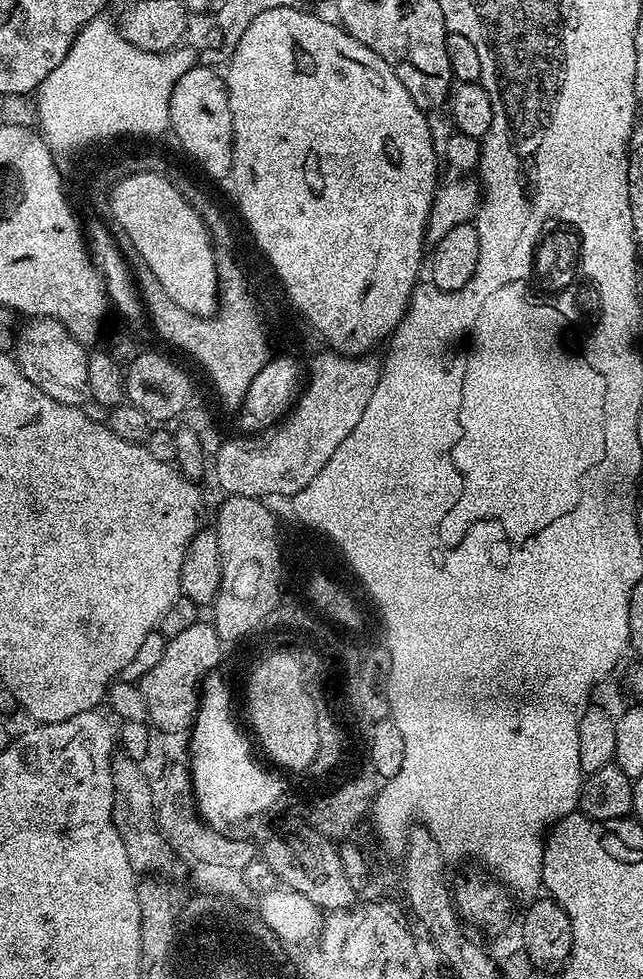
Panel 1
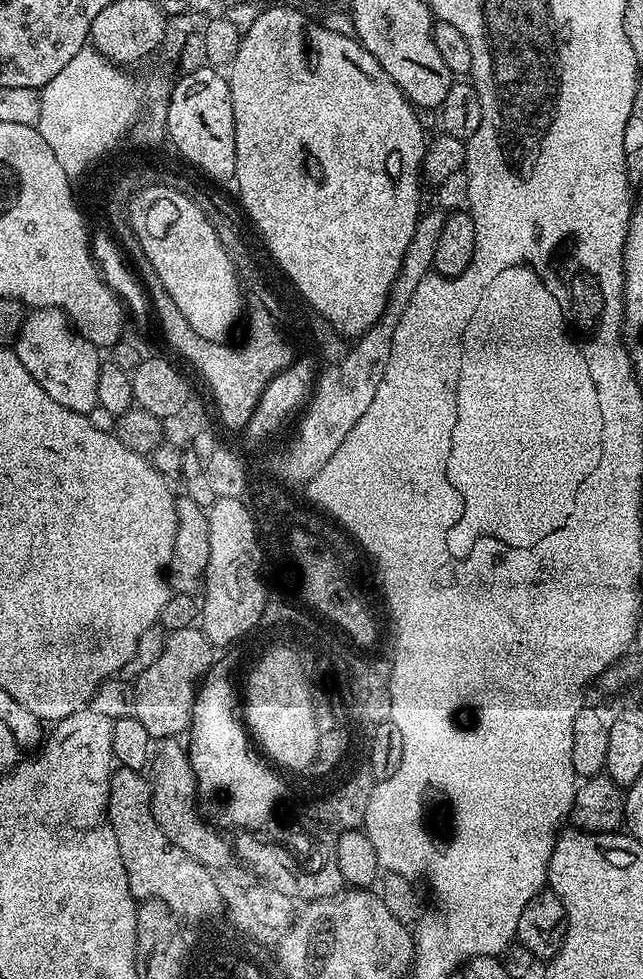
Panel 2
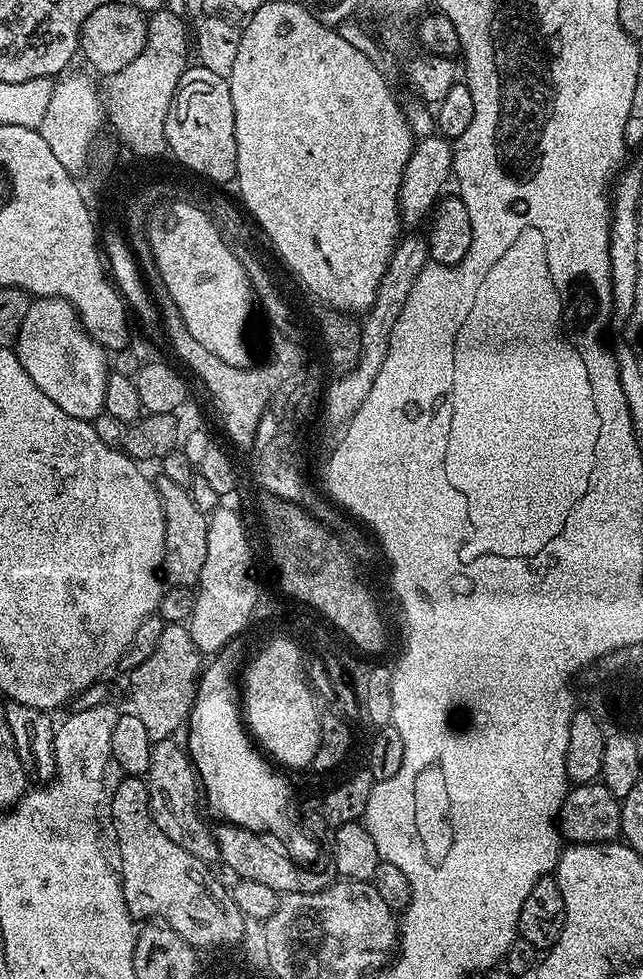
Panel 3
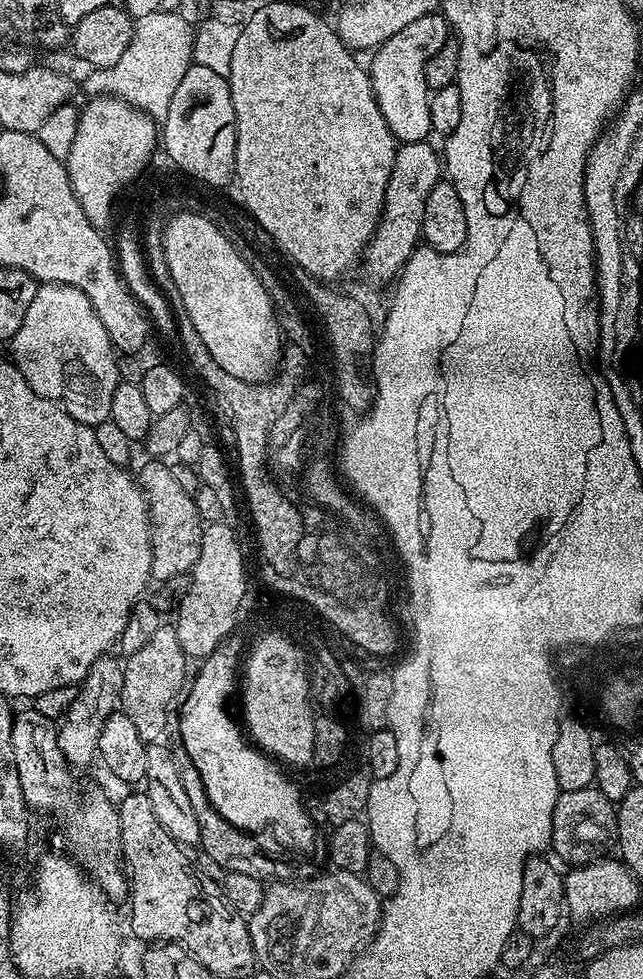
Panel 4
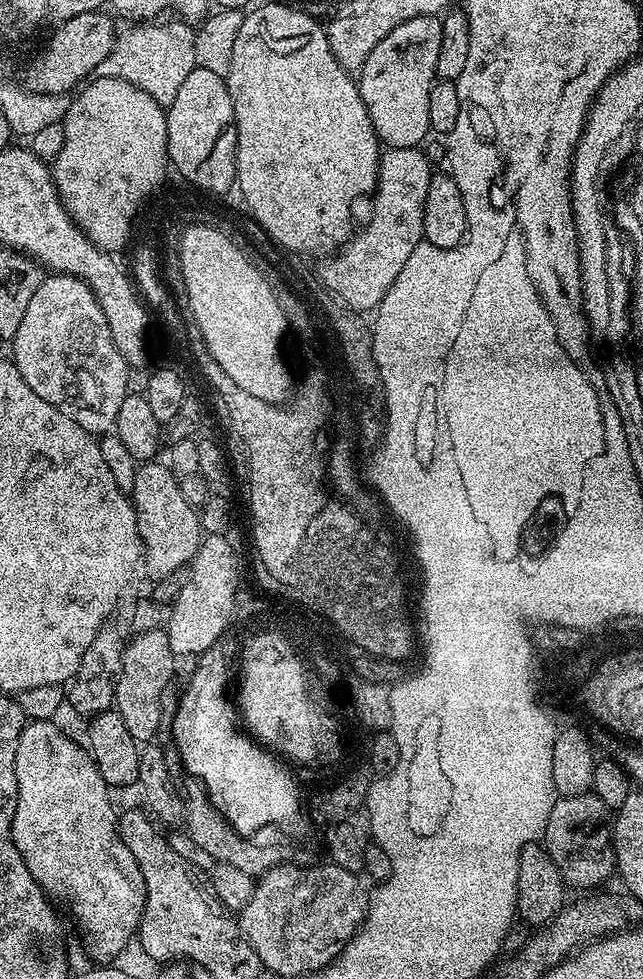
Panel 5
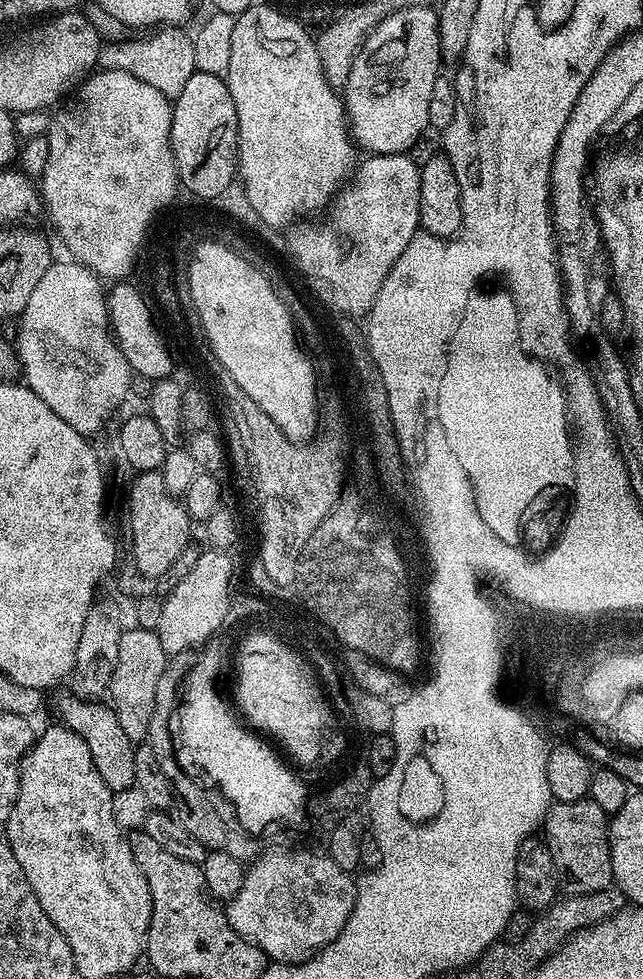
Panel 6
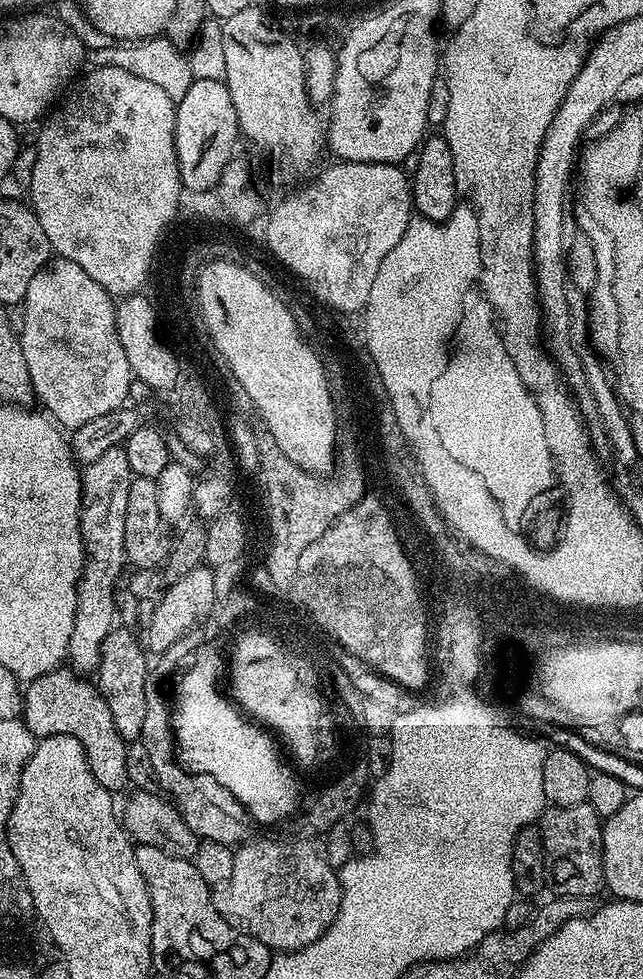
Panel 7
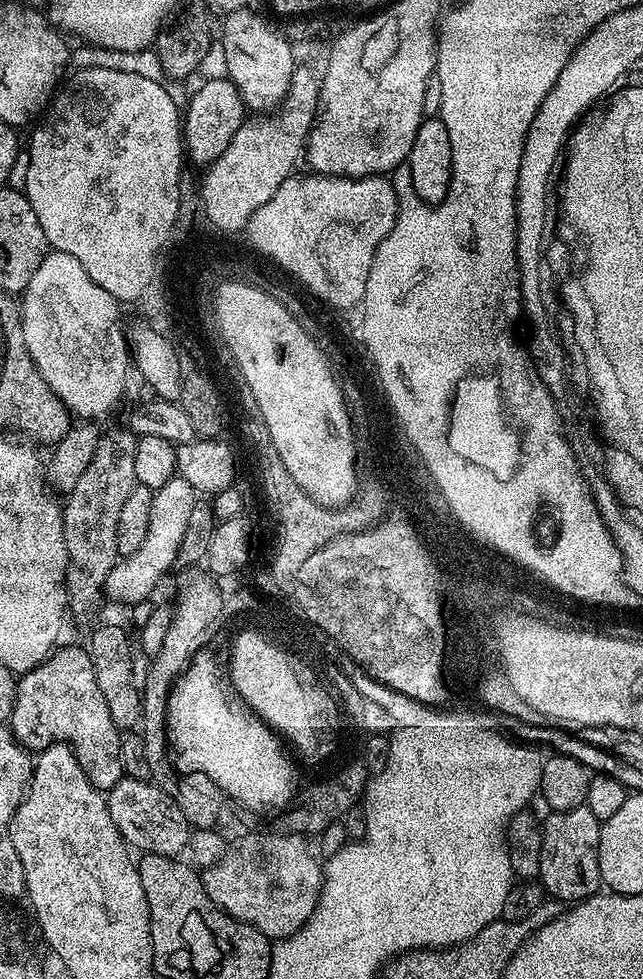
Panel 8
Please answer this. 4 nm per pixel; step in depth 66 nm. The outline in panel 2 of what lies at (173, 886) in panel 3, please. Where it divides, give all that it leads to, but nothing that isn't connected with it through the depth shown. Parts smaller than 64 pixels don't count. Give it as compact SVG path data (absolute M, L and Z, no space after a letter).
M117 767L110 778L108 821L118 838L118 850L122 850L122 862L126 866L127 881L140 895L159 894L164 900L168 900L176 911L184 912L187 916L201 917L205 922L211 922L212 919L215 921L224 911L224 902L218 887L214 886L213 869L202 866L202 862L190 858L190 854L186 854L182 846L174 846L174 842L168 844L167 840L164 840L159 828L156 828L152 822L152 817L148 816L150 805L152 805L151 779L144 772Z

